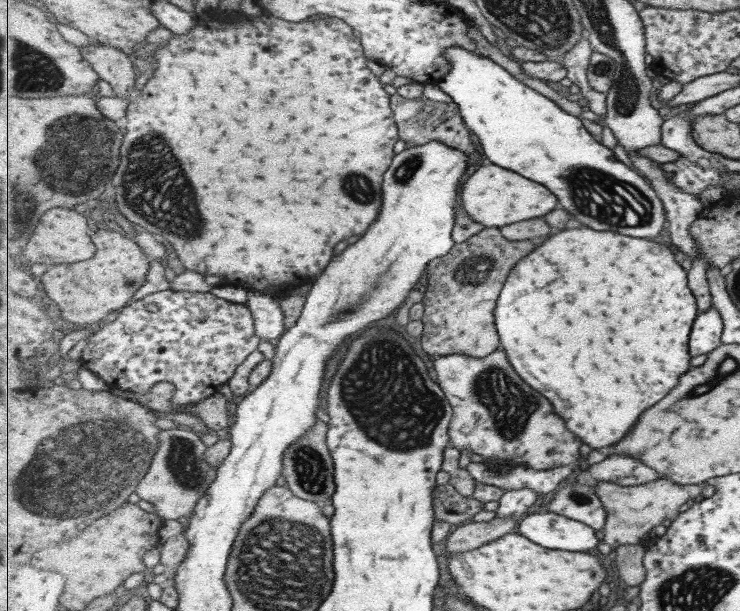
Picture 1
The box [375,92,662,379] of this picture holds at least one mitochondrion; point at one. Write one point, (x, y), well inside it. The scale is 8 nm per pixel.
(595, 193)

